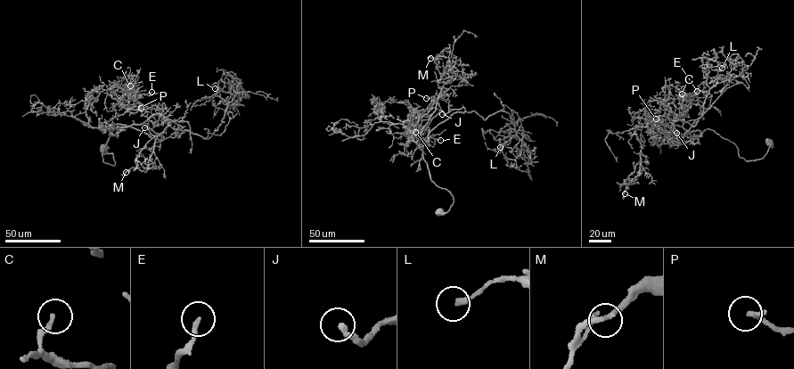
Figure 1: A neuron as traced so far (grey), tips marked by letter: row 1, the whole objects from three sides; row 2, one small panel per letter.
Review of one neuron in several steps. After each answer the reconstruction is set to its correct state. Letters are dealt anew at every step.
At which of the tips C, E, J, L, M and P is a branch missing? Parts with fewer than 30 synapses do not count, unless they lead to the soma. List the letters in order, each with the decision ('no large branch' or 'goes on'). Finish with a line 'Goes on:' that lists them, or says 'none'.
C: no large branch
E: no large branch
J: goes on
L: no large branch
M: no large branch
P: no large branch
Goes on: J

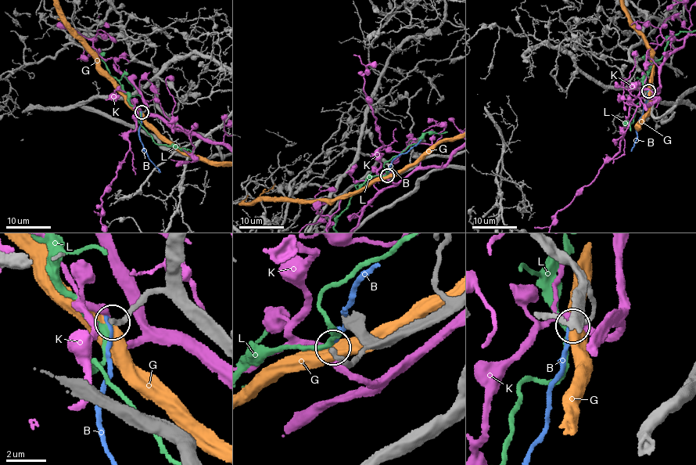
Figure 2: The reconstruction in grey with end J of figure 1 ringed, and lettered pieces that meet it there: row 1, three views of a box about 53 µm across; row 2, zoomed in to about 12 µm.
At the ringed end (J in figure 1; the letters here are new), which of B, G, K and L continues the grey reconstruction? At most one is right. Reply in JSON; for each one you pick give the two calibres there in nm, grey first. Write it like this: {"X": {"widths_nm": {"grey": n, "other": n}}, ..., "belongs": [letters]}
{"L": {"widths_nm": {"grey": 240, "other": 220}}, "belongs": ["L"]}

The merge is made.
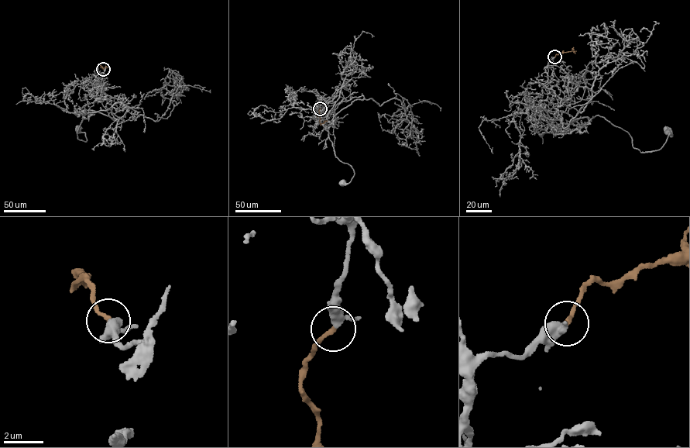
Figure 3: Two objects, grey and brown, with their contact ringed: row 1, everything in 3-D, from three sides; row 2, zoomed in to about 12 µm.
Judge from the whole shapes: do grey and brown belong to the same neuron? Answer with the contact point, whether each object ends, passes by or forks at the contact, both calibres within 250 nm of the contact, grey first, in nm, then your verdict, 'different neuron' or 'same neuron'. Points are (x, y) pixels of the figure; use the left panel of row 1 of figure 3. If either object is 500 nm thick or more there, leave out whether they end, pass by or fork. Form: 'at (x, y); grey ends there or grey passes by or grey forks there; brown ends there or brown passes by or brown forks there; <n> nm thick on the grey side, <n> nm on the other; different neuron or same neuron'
at (103, 69); grey passes by; brown ends there; 360 nm thick on the grey side, 240 nm on the other; same neuron

